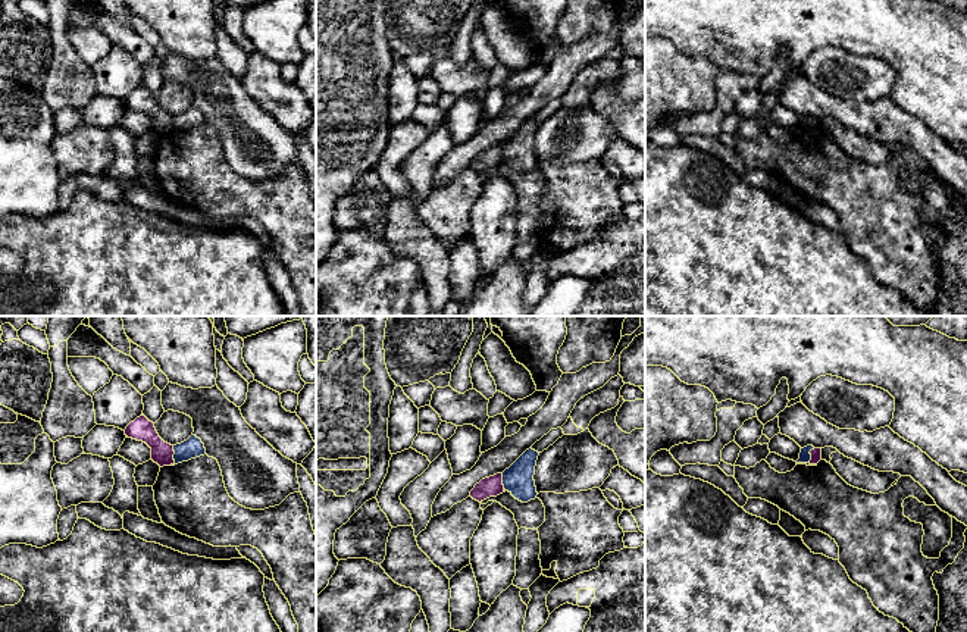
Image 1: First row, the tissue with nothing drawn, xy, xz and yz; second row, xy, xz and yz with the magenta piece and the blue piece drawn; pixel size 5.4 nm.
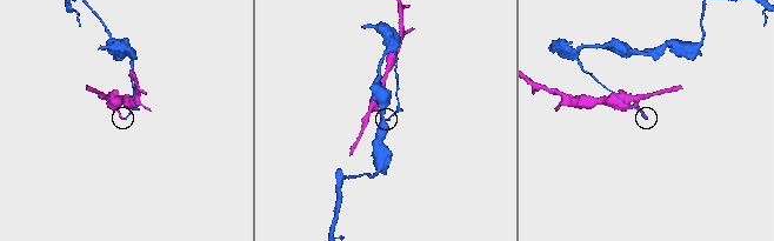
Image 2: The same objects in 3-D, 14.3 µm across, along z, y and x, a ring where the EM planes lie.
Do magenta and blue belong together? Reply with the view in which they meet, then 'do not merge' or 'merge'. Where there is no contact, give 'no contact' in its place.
xy | do not merge

